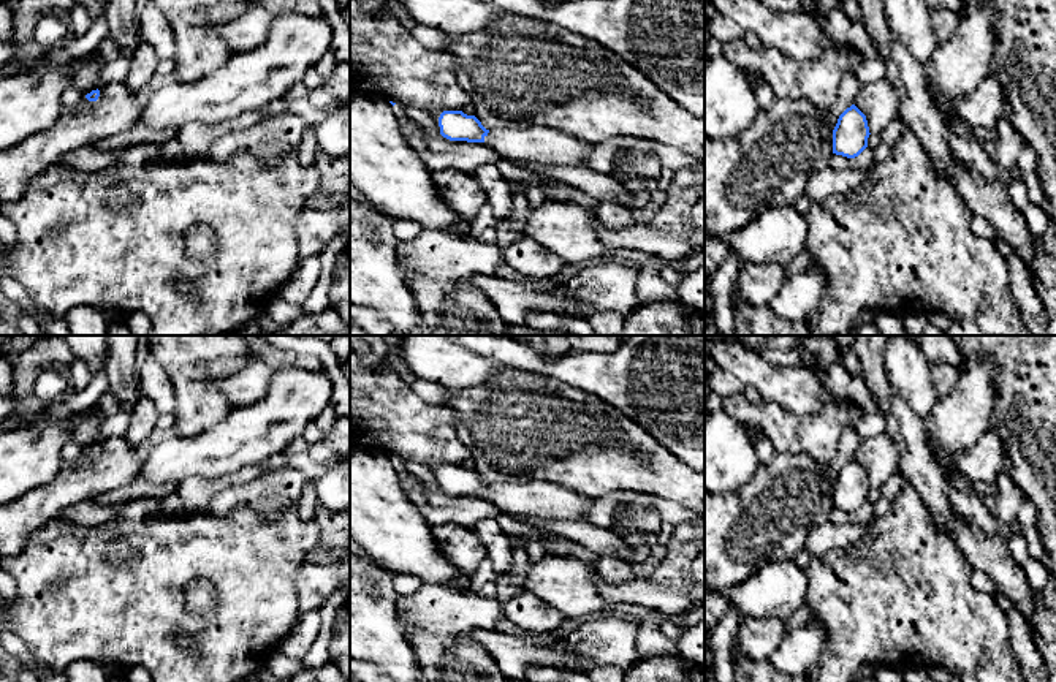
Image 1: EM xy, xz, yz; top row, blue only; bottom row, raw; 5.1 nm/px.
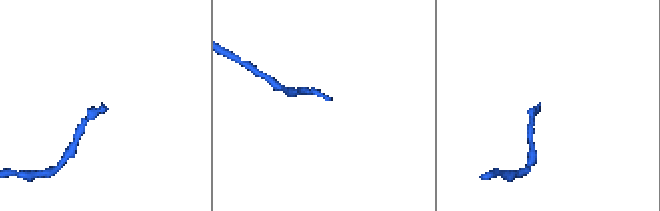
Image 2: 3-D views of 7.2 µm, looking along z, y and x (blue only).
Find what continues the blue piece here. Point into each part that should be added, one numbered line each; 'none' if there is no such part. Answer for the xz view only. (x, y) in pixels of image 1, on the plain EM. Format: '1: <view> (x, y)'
1: xz (537, 496)

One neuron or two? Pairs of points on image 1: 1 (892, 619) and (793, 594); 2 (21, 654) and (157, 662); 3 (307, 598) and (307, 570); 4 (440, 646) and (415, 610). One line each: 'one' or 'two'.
1: two
2: two
3: one
4: two

